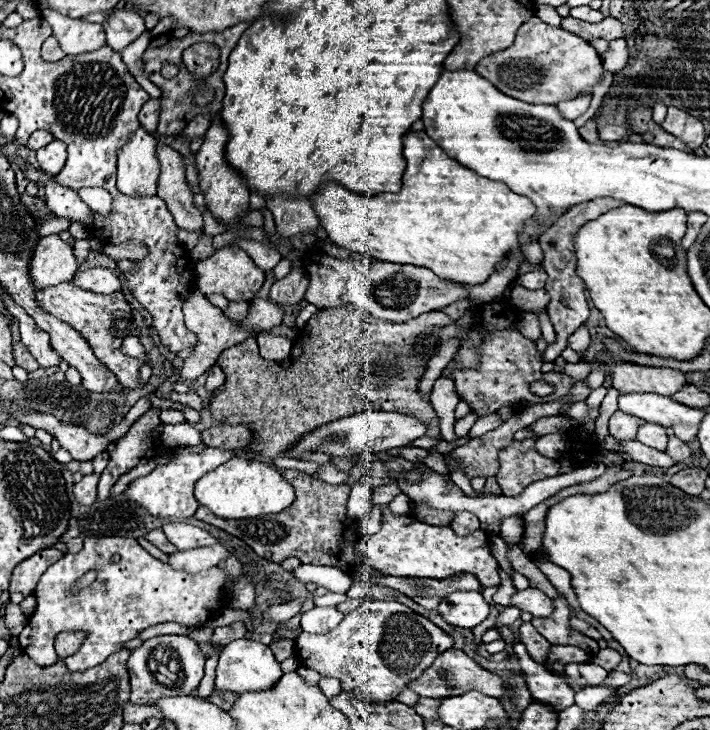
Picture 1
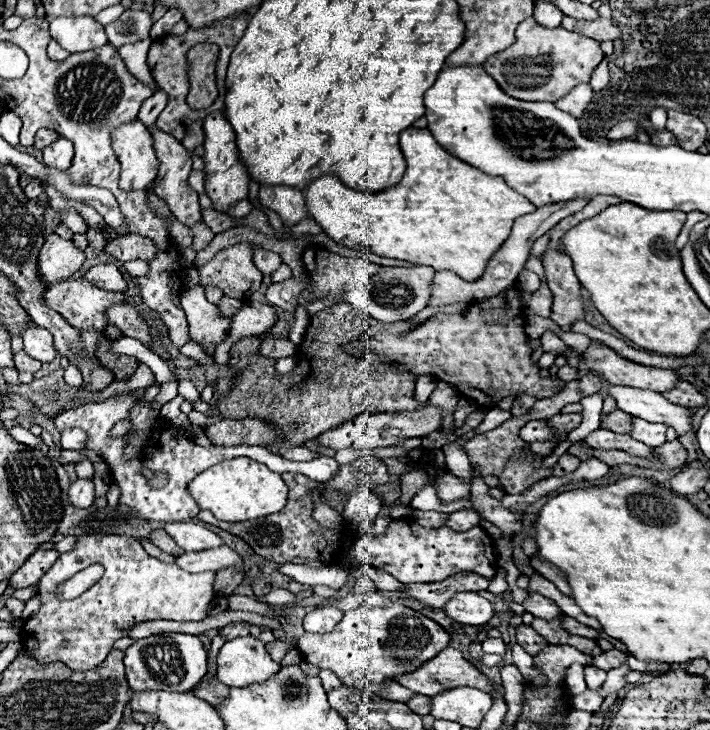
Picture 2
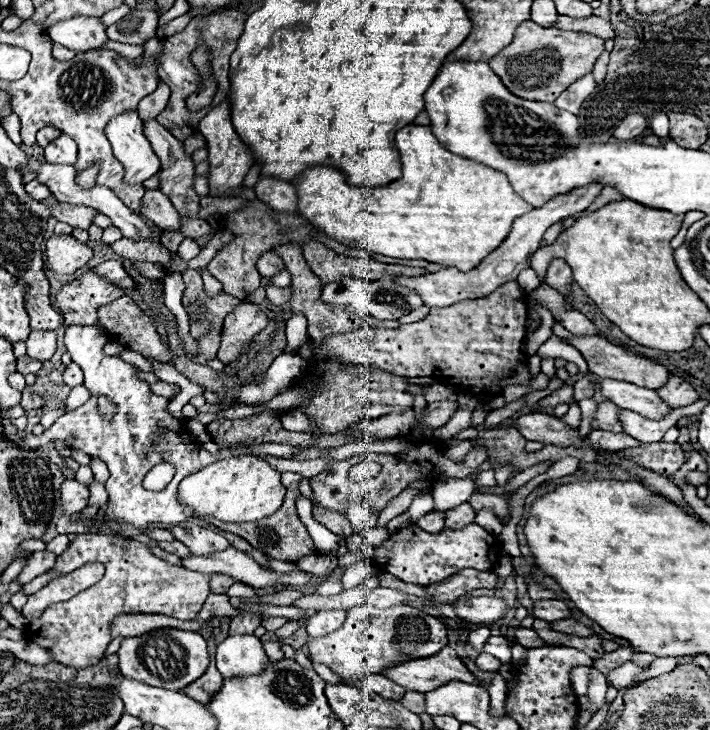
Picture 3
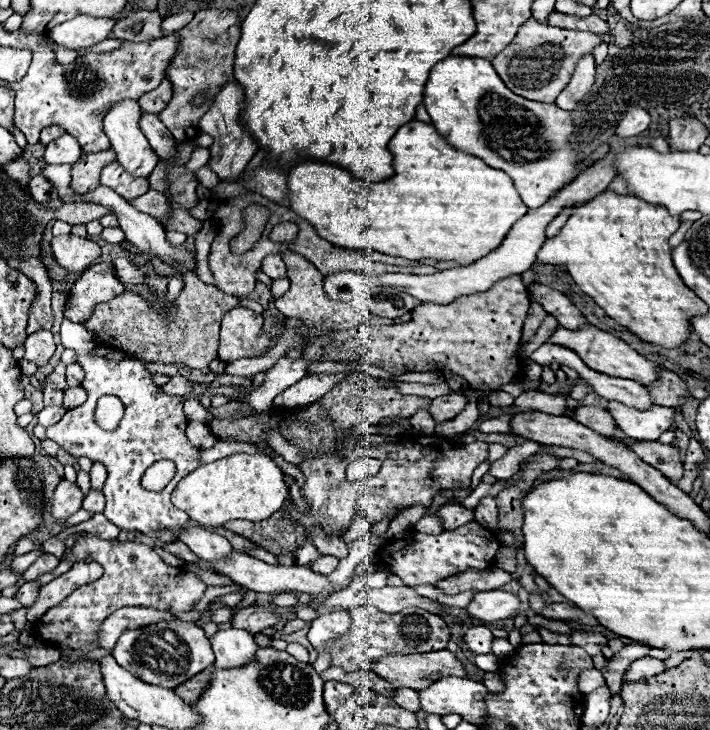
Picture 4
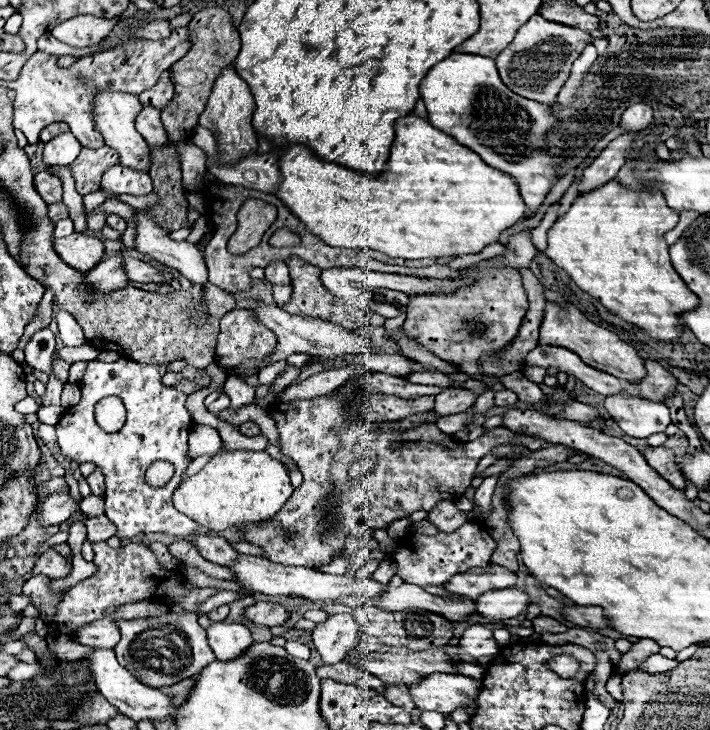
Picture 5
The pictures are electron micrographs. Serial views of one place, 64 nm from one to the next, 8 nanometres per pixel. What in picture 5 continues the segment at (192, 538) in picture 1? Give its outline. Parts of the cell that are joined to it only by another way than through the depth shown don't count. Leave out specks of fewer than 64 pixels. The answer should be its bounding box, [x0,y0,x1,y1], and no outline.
[192,536,240,566]

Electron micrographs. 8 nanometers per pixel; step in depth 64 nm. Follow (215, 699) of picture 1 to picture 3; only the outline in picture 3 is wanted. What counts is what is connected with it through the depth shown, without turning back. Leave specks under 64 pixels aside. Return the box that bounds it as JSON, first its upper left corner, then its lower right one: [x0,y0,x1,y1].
[182,632,222,702]

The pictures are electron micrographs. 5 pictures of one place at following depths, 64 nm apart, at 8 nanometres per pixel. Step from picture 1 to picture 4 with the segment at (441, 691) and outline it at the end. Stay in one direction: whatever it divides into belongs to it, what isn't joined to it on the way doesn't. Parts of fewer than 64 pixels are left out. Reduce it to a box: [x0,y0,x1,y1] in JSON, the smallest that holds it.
[374,650,468,690]

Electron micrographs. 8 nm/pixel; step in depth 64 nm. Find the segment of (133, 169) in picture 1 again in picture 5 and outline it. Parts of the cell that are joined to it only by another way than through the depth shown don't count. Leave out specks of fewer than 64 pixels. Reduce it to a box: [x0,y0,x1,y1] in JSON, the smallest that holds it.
[94,90,150,172]

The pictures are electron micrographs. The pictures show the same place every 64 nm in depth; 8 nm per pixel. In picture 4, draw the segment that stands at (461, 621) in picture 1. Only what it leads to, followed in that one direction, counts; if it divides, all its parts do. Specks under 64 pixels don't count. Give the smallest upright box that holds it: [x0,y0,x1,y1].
[466,590,520,622]

